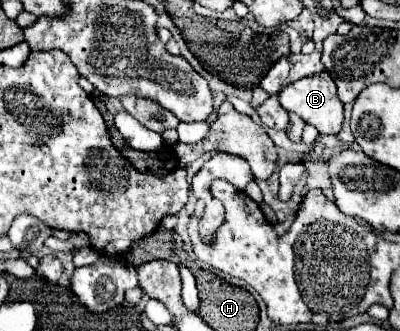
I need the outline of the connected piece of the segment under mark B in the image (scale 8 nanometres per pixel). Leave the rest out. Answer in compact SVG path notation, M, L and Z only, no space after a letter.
M327 72L313 74L287 84L279 94L279 102L287 112L295 112L307 124L313 124L321 134L337 134L343 126L343 102L337 98L335 82Z

